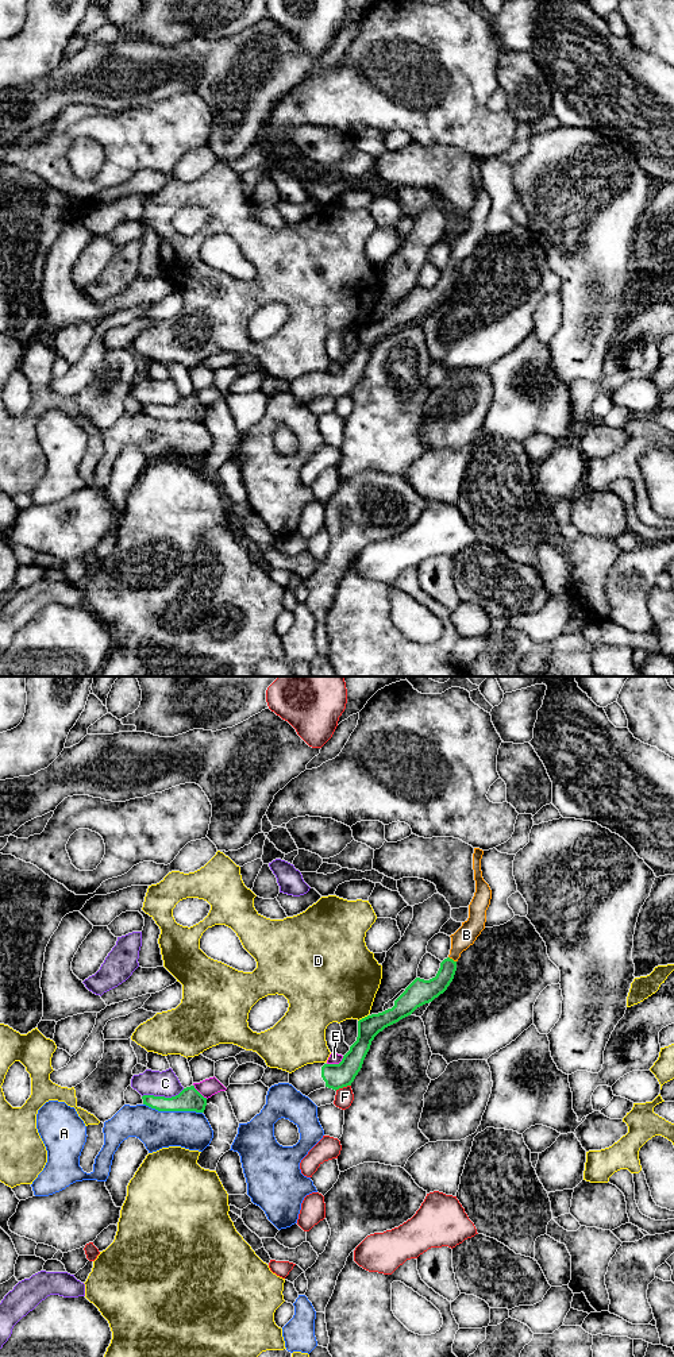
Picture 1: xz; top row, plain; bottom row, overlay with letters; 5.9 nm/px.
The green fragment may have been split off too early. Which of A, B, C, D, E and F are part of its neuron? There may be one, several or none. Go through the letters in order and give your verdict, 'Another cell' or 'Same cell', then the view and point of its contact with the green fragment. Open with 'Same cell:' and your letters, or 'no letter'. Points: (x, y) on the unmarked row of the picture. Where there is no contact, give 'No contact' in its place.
Same cell: B
A: Another cell. Touches green at xz (173, 419)
B: Same cell. Touches green at xz (451, 268)
C: Another cell. Touches green at xz (162, 405)
D: Another cell. Touches green at xz (362, 327)
E: Another cell. Touches green at xz (335, 373)
F: Another cell. Touches green at xz (342, 396)

